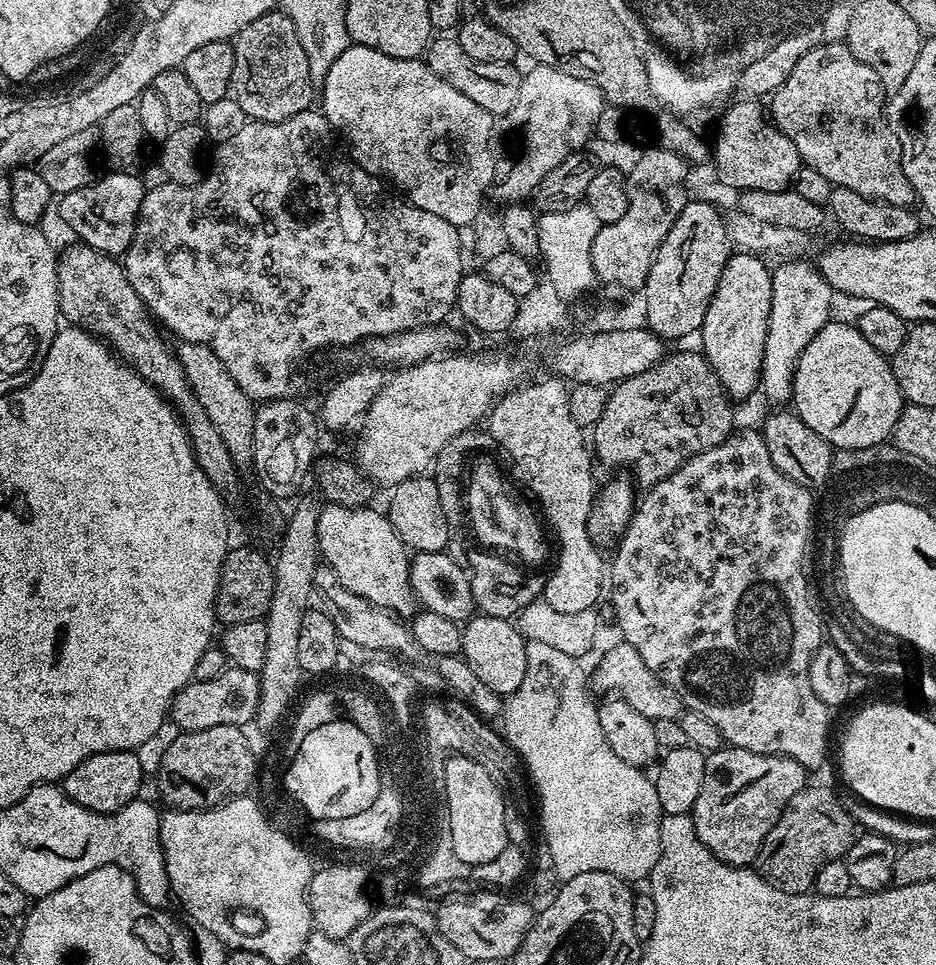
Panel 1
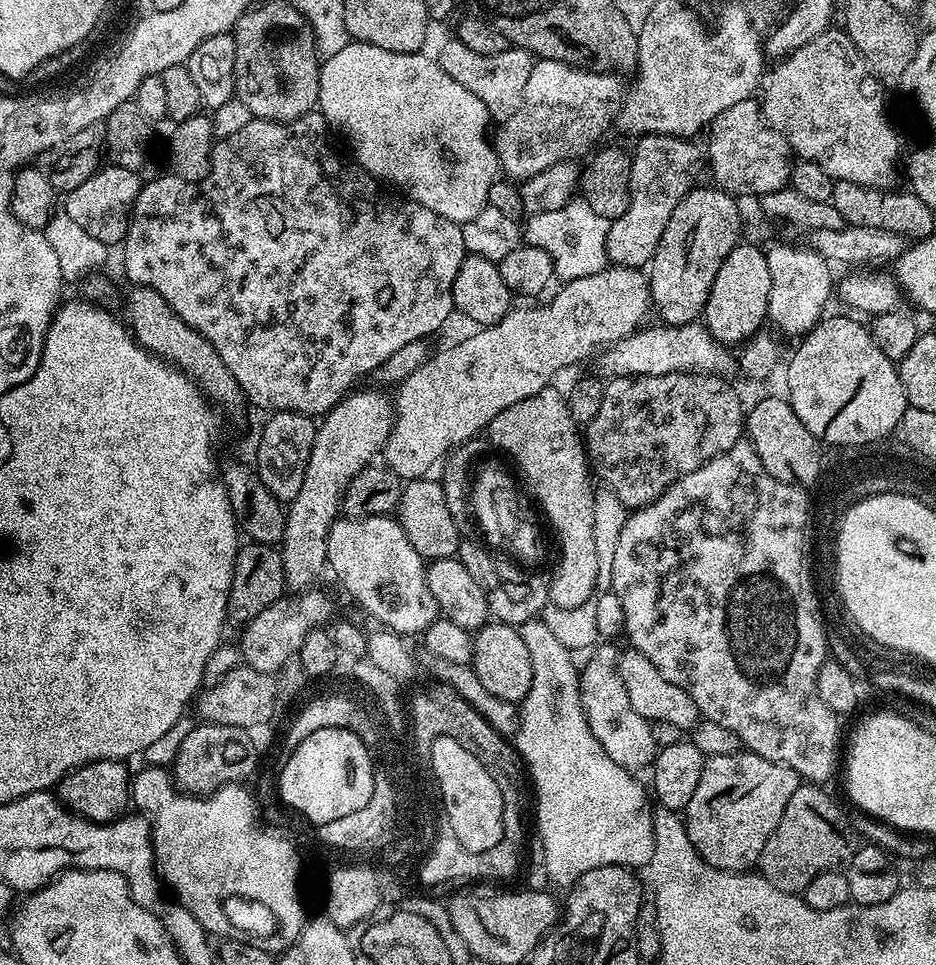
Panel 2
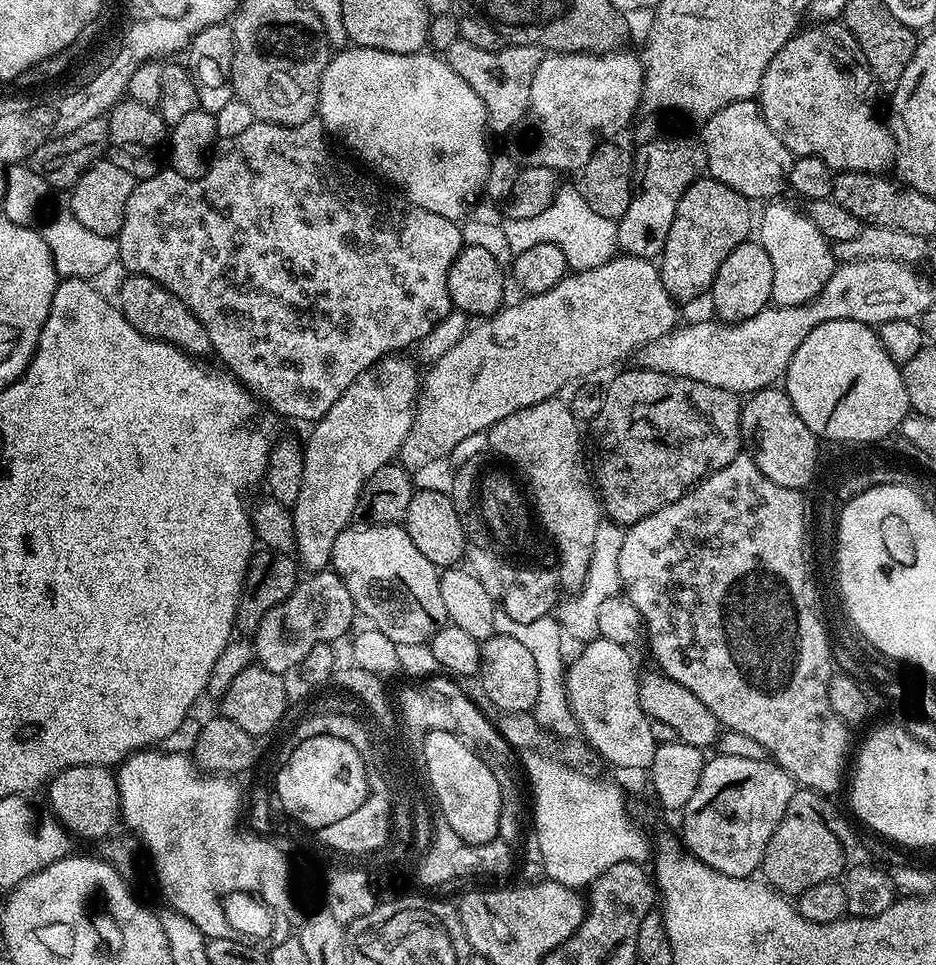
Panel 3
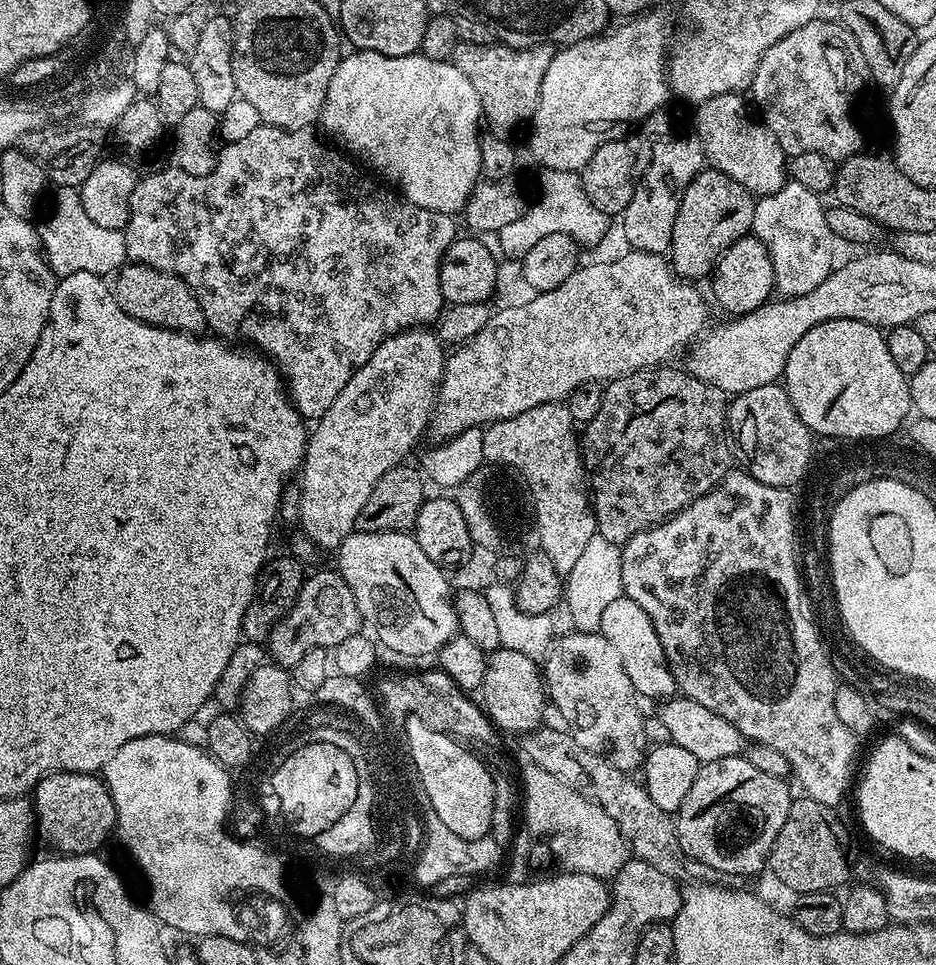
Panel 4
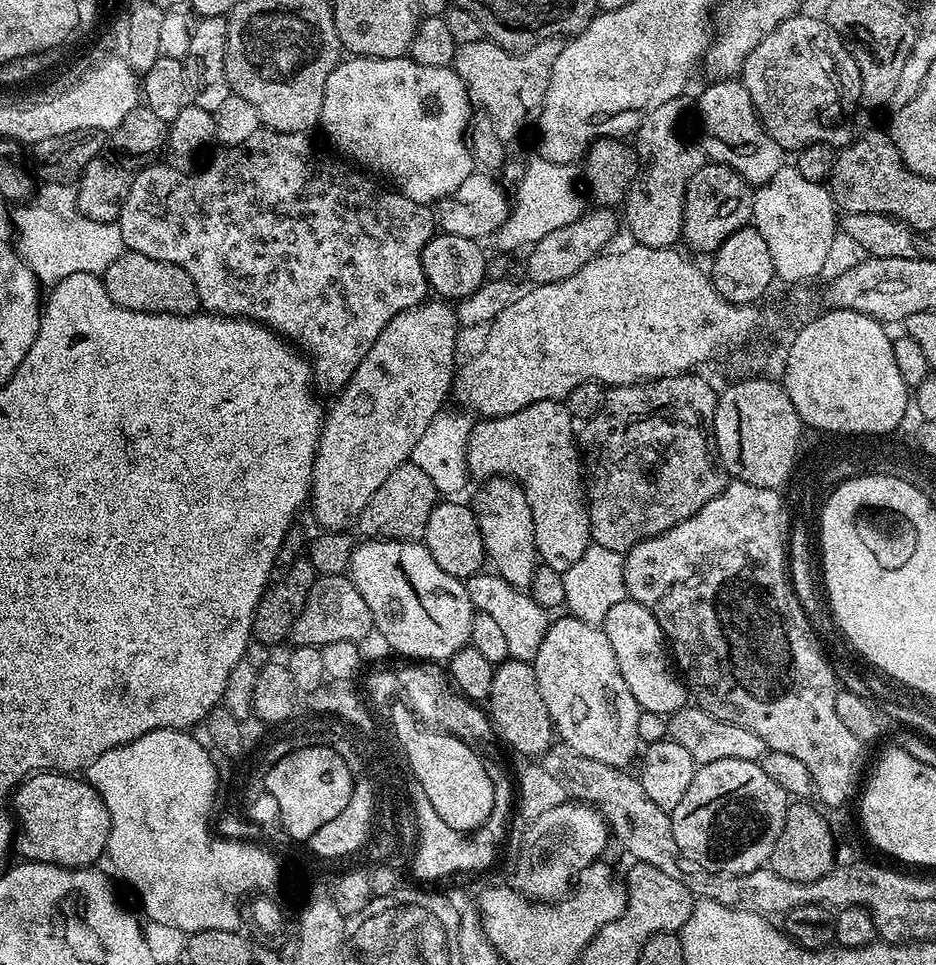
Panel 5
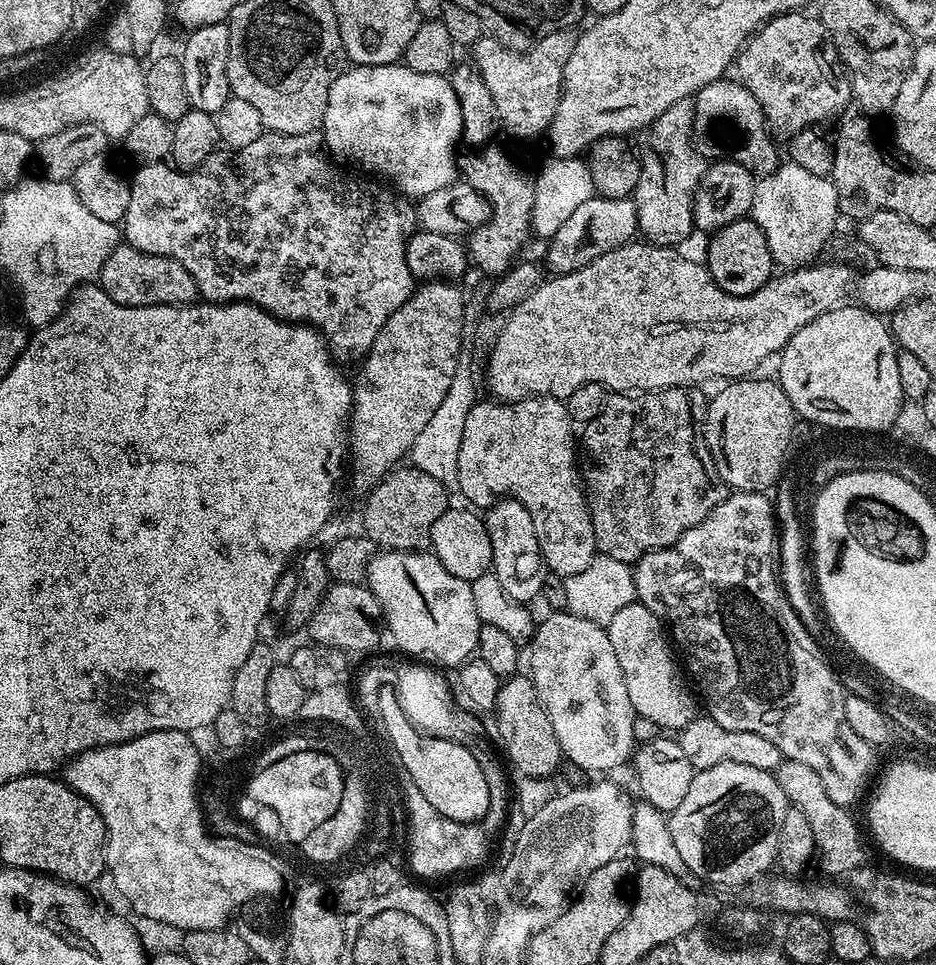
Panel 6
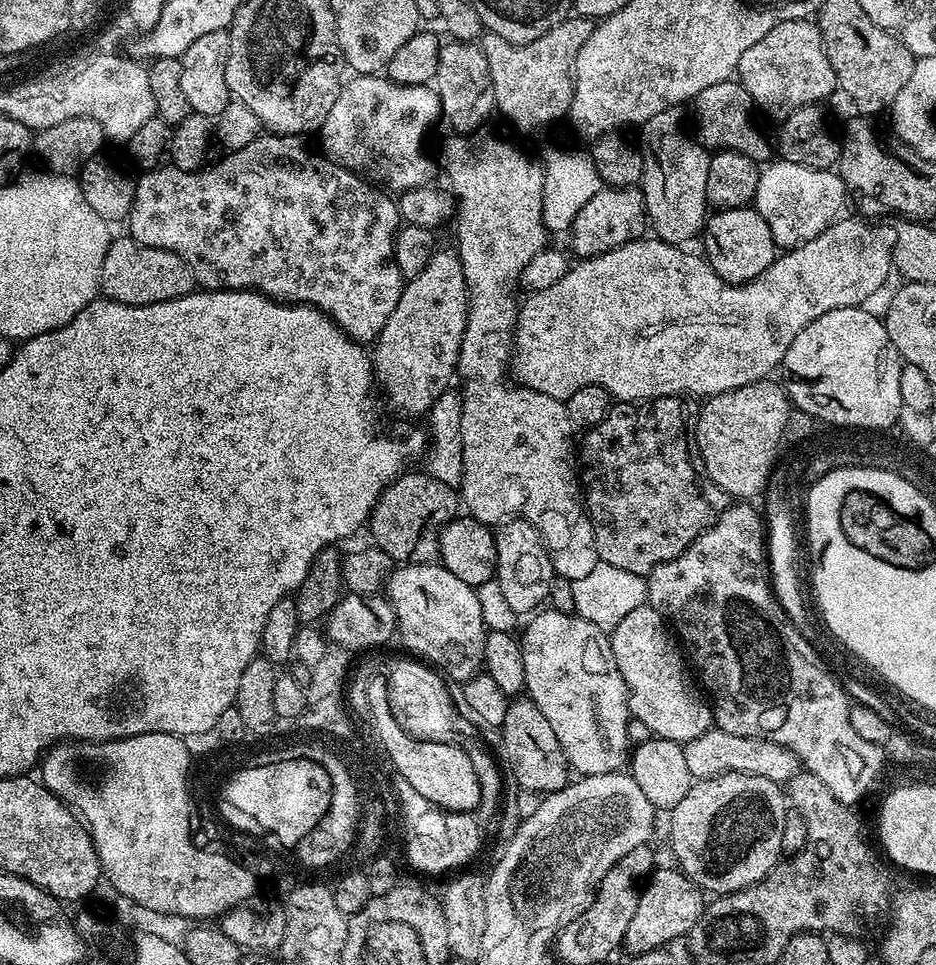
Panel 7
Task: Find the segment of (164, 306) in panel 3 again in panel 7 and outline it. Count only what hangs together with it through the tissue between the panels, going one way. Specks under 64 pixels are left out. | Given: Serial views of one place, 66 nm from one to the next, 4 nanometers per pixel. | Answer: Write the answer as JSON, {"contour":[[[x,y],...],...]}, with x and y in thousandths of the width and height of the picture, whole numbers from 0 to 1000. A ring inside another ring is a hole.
{"contour":[[[126,244],[119,250],[110,268],[106,302],[116,311],[125,311],[146,319],[165,313],[182,313],[210,302],[212,291],[205,275],[188,262],[152,254],[141,244]]]}

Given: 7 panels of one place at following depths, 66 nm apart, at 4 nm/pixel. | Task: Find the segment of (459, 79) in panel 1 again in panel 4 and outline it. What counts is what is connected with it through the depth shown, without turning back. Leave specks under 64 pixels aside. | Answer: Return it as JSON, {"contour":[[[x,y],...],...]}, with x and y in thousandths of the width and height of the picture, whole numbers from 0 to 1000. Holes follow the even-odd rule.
{"contour":[[[491,44],[484,52],[482,65],[498,77],[498,82],[506,88],[513,103],[514,117],[519,121],[529,140],[542,142],[556,127],[567,125],[575,110],[579,93],[579,81],[583,81],[583,68],[594,58],[595,47],[567,46],[564,50],[545,50],[541,46],[498,46]]]}

